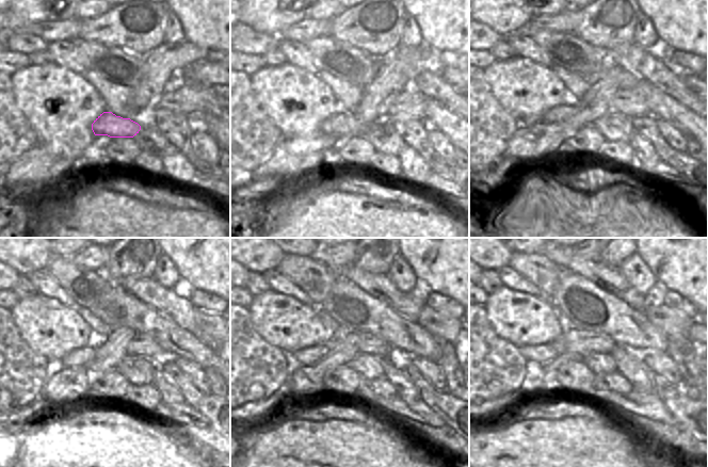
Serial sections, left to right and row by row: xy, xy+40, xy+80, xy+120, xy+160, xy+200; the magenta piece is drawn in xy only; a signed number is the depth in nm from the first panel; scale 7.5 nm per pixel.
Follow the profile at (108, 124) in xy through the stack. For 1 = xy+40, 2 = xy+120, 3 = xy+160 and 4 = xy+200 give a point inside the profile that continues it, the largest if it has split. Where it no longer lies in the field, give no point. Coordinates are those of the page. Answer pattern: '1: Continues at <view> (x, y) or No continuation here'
1: Continues at xy+40 (344, 123)
2: Continues at xy+120 (77, 357)
3: Continues at xy+160 (309, 355)
4: Continues at xy+200 (542, 353)

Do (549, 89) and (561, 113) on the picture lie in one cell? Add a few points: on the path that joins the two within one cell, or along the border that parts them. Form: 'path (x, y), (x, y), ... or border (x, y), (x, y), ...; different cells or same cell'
border (576, 103), (558, 105), (551, 108), (541, 122); different cells

